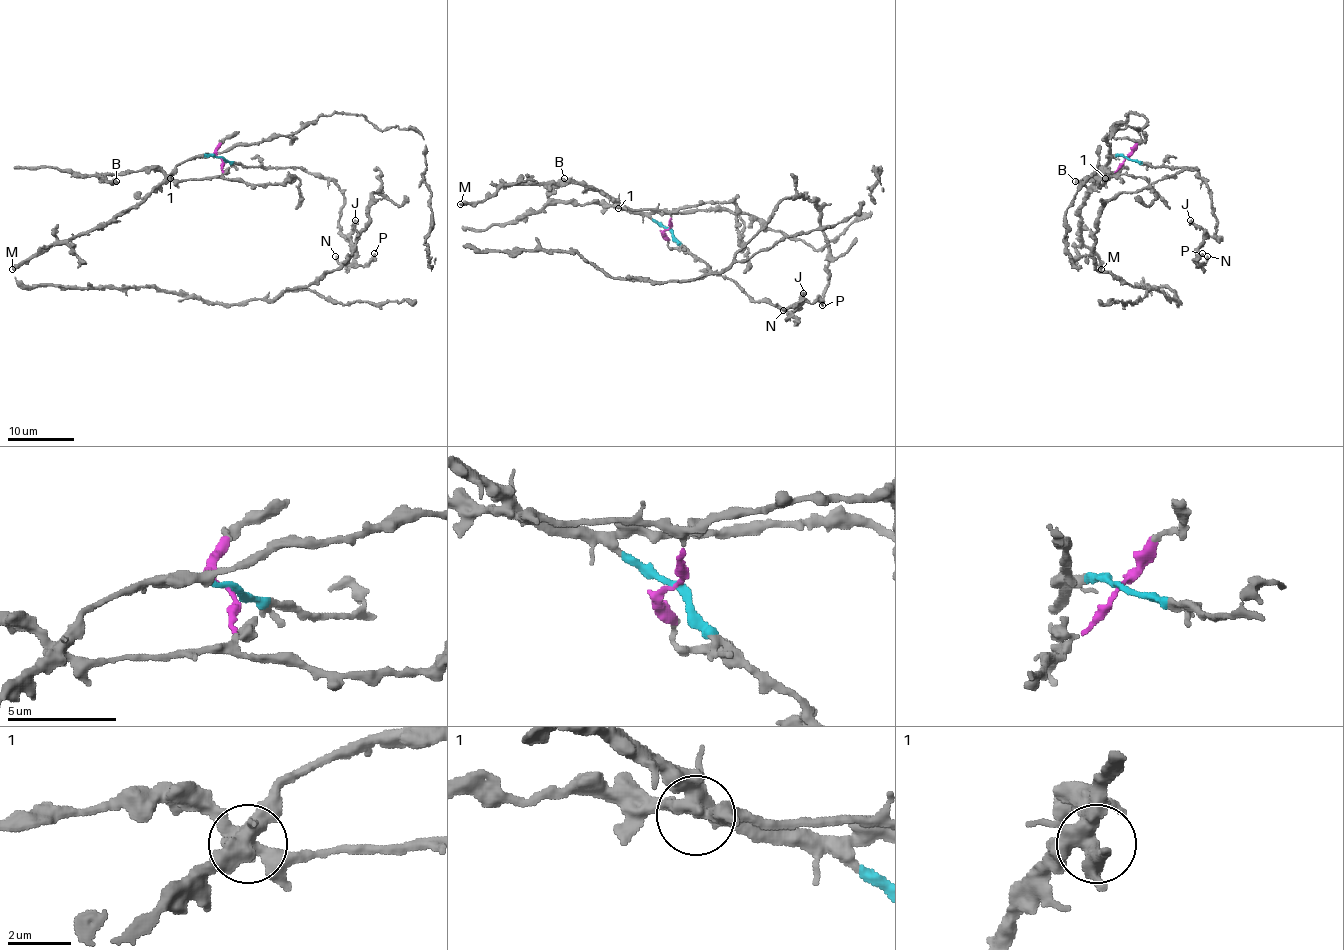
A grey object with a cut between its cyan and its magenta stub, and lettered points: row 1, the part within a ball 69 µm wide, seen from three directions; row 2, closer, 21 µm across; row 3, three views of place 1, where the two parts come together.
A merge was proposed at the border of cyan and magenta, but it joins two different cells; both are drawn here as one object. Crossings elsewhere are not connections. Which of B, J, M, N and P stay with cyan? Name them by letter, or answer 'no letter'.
J, M, N, P

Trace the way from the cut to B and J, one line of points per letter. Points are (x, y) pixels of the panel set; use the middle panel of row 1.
B: (668, 229), (671, 216), (658, 209), (621, 209), (606, 203), (573, 204), (555, 201), (550, 193), (564, 178)
J: (668, 229), (712, 271), (732, 279), (752, 299), (776, 304), (791, 314), (787, 319), (801, 304), (804, 293)

